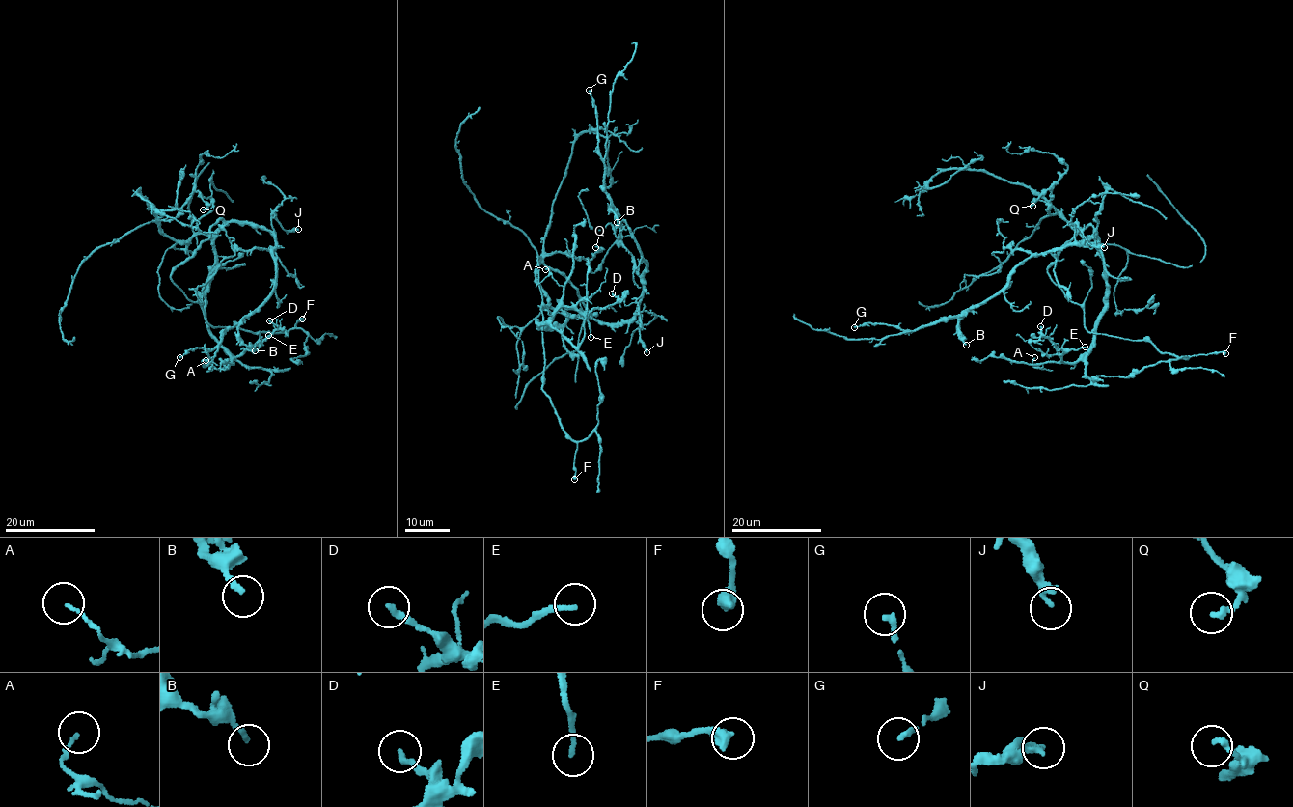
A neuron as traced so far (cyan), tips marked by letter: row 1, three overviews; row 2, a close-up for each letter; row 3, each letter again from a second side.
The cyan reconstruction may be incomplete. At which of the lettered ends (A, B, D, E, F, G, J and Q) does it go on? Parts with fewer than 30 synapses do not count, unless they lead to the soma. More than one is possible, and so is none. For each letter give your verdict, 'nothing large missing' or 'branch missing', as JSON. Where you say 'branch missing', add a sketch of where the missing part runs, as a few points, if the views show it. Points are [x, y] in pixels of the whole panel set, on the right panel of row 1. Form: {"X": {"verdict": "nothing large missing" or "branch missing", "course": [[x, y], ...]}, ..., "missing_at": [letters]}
{"A": {"verdict": "nothing large missing"}, "B": {"verdict": "nothing large missing"}, "D": {"verdict": "nothing large missing"}, "E": {"verdict": "nothing large missing"}, "F": {"verdict": "nothing large missing"}, "G": {"verdict": "nothing large missing"}, "J": {"verdict": "nothing large missing"}, "Q": {"verdict": "nothing large missing"}, "missing_at": []}

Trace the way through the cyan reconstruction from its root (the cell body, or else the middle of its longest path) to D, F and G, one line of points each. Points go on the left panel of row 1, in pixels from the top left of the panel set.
D: (216, 224), (222, 221), (205, 294), (207, 329), (235, 358), (277, 330), (269, 320)
F: (216, 224), (171, 275), (200, 304), (205, 320), (253, 333), (285, 332), (302, 319)
G: (216, 224), (224, 219), (270, 230), (275, 278), (269, 297), (222, 333), (216, 346), (189, 349), (179, 357)

